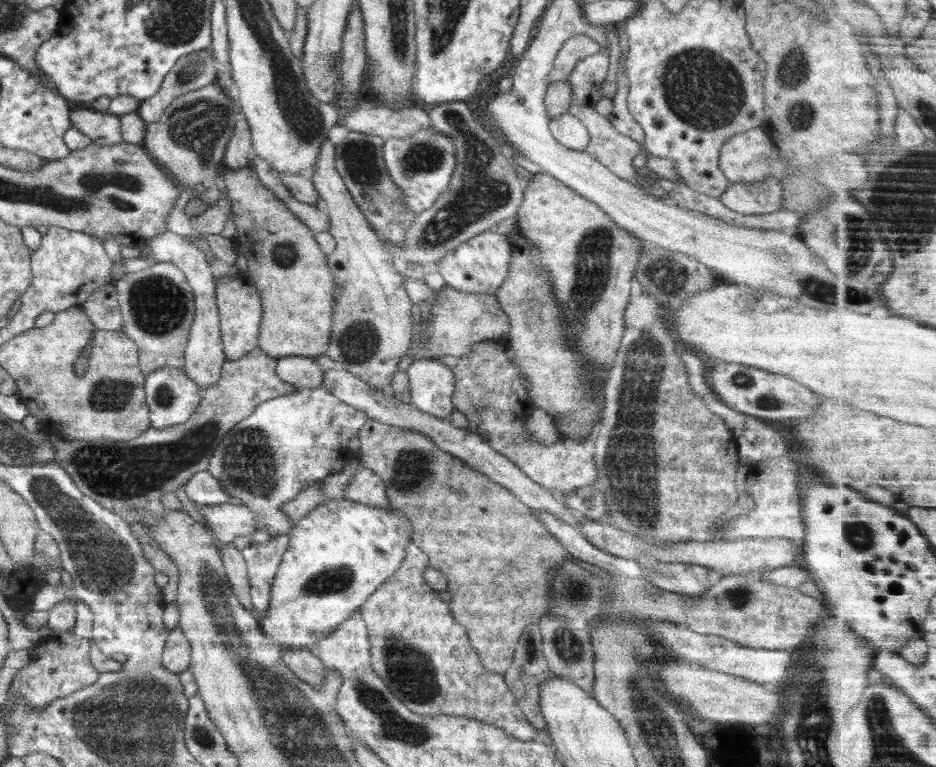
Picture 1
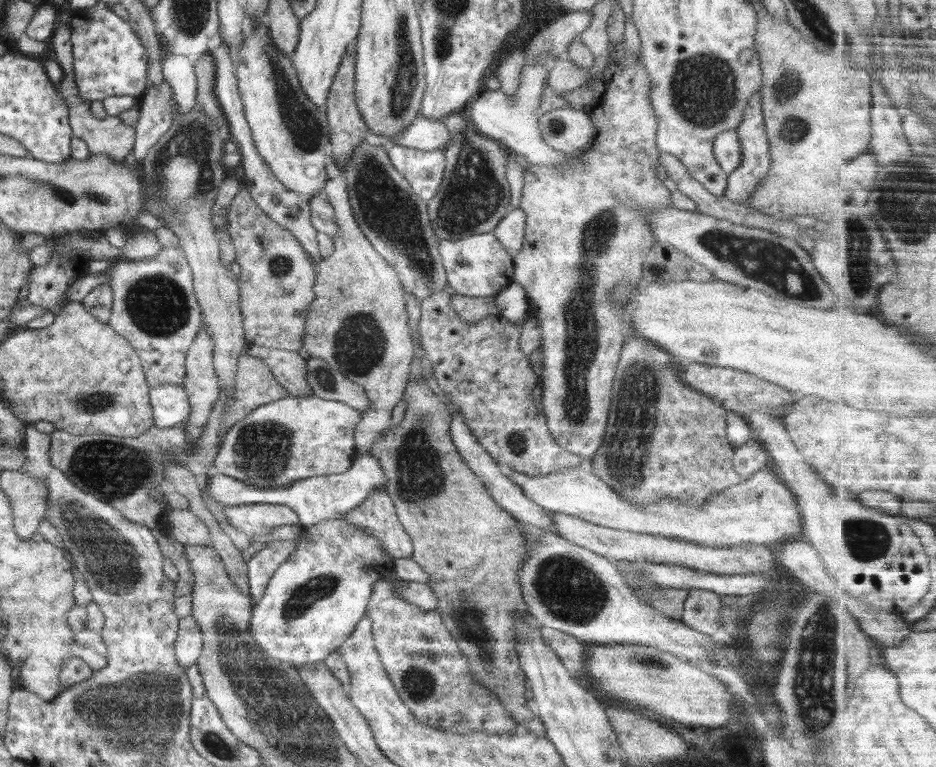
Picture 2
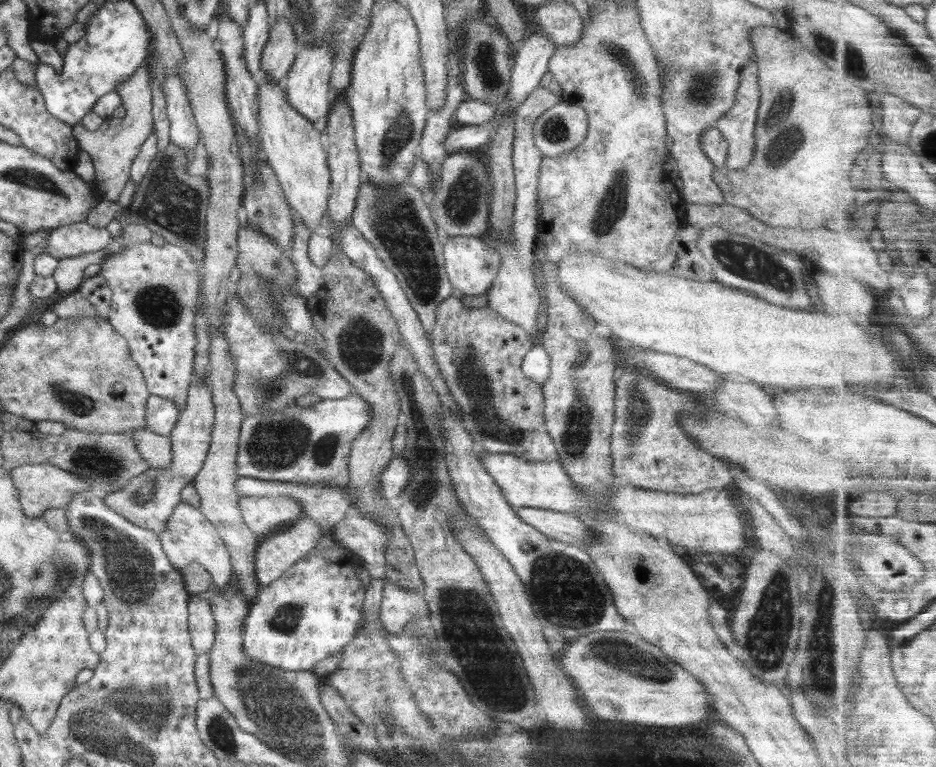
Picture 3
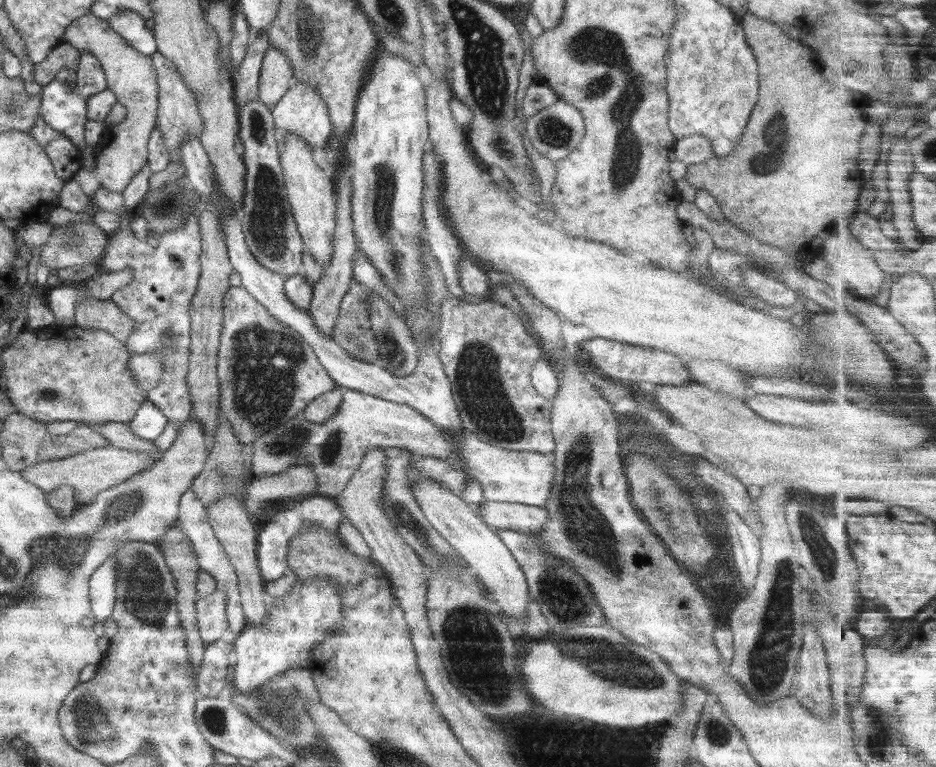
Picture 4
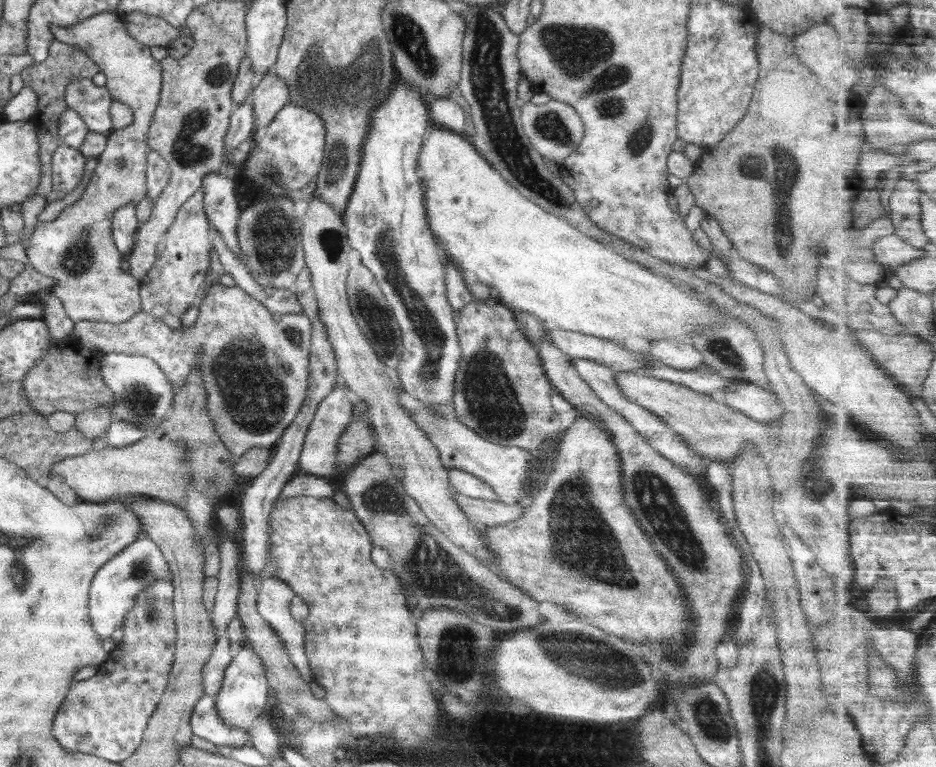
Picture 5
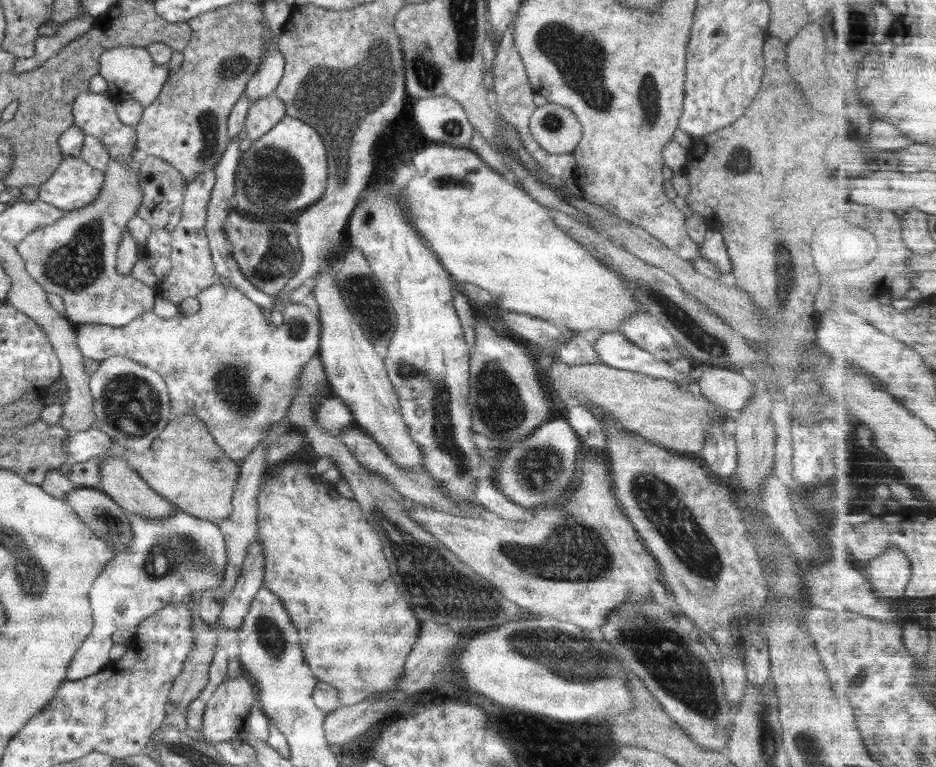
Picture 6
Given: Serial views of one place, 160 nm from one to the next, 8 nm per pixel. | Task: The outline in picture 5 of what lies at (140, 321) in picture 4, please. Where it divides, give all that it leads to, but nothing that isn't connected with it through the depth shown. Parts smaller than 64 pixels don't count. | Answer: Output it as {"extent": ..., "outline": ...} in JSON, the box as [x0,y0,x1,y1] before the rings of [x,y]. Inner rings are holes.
{"extent":[140,189,212,321],"outline":[[[198,189],[180,207],[164,236],[166,248],[158,253],[145,278],[140,279],[142,310],[161,321],[166,315],[180,319],[188,307],[197,304],[198,296],[207,285],[205,280],[211,265],[212,234],[203,198],[203,190]]]}

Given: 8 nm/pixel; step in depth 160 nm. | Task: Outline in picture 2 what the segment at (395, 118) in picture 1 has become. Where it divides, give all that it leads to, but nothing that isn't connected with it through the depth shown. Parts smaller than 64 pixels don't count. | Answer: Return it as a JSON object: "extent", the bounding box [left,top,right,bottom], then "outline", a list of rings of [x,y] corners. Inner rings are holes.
{"extent":[388,116,450,150],"outline":[[[419,116],[402,133],[388,137],[388,141],[418,150],[445,150],[449,145],[450,137],[442,121]]]}

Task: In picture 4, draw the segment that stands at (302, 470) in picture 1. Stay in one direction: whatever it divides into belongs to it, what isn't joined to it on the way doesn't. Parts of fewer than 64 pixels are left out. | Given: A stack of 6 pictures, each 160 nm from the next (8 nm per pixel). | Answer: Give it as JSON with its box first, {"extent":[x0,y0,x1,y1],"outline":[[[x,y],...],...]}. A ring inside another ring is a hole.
{"extent":[247,387,555,507],"outline":[[[342,387],[341,391],[342,402],[338,412],[324,424],[306,420],[301,411],[270,432],[261,434],[247,447],[250,472],[256,477],[272,476],[296,463],[308,463],[317,476],[316,494],[334,498],[344,490],[369,450],[400,447],[459,466],[481,484],[486,501],[535,507],[543,507],[547,503],[555,468],[546,455],[504,450],[478,439],[466,429],[457,439],[449,439],[440,427],[407,404],[398,404],[346,387]]]}

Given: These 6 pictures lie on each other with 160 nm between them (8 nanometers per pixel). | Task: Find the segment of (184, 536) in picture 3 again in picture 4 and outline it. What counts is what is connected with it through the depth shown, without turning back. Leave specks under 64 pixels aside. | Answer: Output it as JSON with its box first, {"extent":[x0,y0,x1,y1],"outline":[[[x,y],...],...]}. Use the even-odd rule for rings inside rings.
{"extent":[176,489,246,643],"outline":[[[188,489],[182,496],[179,504],[179,518],[176,526],[190,539],[192,550],[196,553],[198,566],[202,571],[208,572],[214,577],[217,590],[222,590],[226,594],[226,618],[228,621],[228,633],[225,639],[229,643],[234,643],[236,637],[244,630],[246,619],[241,606],[240,594],[238,591],[238,580],[234,565],[230,562],[226,551],[216,538],[213,528],[207,519],[207,507],[200,501],[198,496],[194,494],[192,489]]]}

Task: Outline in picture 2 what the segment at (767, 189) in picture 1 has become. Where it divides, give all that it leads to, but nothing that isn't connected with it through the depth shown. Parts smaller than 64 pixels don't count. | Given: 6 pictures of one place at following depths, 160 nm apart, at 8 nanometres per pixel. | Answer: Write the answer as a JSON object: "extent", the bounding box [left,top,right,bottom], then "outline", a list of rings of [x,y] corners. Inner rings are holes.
{"extent":[725,92,772,205],"outline":[[[759,92],[750,97],[748,108],[744,110],[744,118],[742,118],[742,122],[735,130],[741,144],[742,164],[727,176],[725,196],[733,203],[747,205],[751,192],[754,192],[756,187],[759,188],[761,180],[768,175],[770,166],[772,166],[772,159],[770,159],[771,147],[765,132],[765,123],[761,112],[761,94]]]}

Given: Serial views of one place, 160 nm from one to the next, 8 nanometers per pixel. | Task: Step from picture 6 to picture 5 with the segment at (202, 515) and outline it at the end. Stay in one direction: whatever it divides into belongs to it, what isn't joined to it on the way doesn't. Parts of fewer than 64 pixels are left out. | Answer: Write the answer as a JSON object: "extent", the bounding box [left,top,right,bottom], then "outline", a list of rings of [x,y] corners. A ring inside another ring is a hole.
{"extent":[50,352,235,507],"outline":[[[197,352],[197,364],[192,366],[192,371],[190,371],[190,375],[186,377],[186,382],[183,384],[183,387],[180,388],[174,395],[173,398],[173,405],[170,410],[170,415],[164,418],[162,424],[156,429],[149,431],[148,434],[141,438],[138,442],[134,444],[129,444],[128,446],[124,447],[116,447],[116,446],[106,446],[102,448],[95,448],[93,447],[92,450],[89,450],[86,454],[83,455],[76,455],[70,456],[57,462],[50,470],[50,474],[54,473],[58,475],[62,480],[75,490],[75,493],[79,496],[81,502],[90,502],[90,503],[100,503],[112,498],[113,496],[117,495],[143,495],[147,496],[148,498],[155,498],[156,500],[160,500],[166,503],[172,503],[177,507],[185,506],[185,502],[187,502],[185,498],[185,486],[189,484],[189,482],[193,482],[193,484],[197,484],[202,488],[202,493],[209,498],[213,504],[218,507],[219,500],[222,498],[226,498],[226,496],[230,496],[232,494],[232,490],[234,488],[235,483],[235,476],[233,475],[233,463],[234,459],[232,458],[230,452],[226,448],[226,445],[222,442],[222,439],[218,436],[218,433],[215,431],[212,419],[209,417],[207,410],[207,392],[205,386],[202,382],[202,371],[200,371],[199,366],[199,356],[201,352]]]}

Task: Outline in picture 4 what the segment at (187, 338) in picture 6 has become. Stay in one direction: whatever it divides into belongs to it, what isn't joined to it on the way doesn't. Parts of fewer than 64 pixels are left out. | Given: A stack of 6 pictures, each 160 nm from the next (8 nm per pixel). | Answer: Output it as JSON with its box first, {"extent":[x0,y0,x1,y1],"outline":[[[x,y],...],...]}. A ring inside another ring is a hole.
{"extent":[75,286,339,447],"outline":[[[231,286],[223,296],[223,329],[220,335],[220,346],[217,354],[217,378],[219,382],[219,410],[223,412],[225,419],[230,423],[234,436],[238,438],[246,447],[255,442],[261,435],[270,432],[275,426],[294,418],[299,412],[303,411],[309,402],[317,396],[339,388],[338,384],[326,373],[320,361],[315,355],[315,350],[297,333],[293,328],[276,320],[267,308],[264,308],[243,286]],[[81,296],[77,302],[75,324],[82,328],[95,328],[127,342],[127,338],[135,328],[135,322],[110,298],[99,301],[94,298]]]}

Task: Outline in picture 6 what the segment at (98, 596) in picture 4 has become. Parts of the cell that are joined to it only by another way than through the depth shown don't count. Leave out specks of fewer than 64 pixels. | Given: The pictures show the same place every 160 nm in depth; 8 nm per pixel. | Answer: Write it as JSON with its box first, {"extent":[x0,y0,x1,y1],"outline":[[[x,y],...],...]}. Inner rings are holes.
{"extent":[66,509,227,680],"outline":[[[184,509],[155,521],[128,514],[133,532],[127,548],[116,554],[94,581],[88,594],[93,629],[67,668],[66,679],[80,680],[109,670],[112,636],[116,630],[134,636],[139,624],[168,603],[186,601],[192,593],[221,588],[227,546],[218,525],[188,514]]]}

